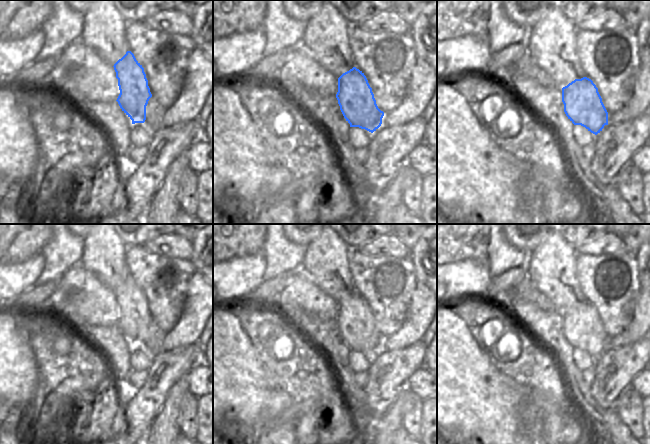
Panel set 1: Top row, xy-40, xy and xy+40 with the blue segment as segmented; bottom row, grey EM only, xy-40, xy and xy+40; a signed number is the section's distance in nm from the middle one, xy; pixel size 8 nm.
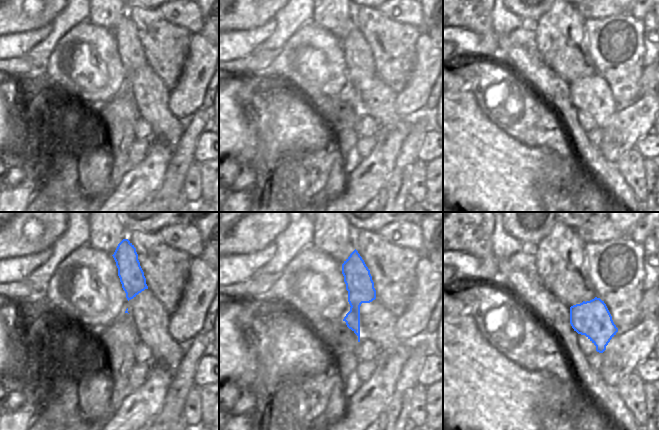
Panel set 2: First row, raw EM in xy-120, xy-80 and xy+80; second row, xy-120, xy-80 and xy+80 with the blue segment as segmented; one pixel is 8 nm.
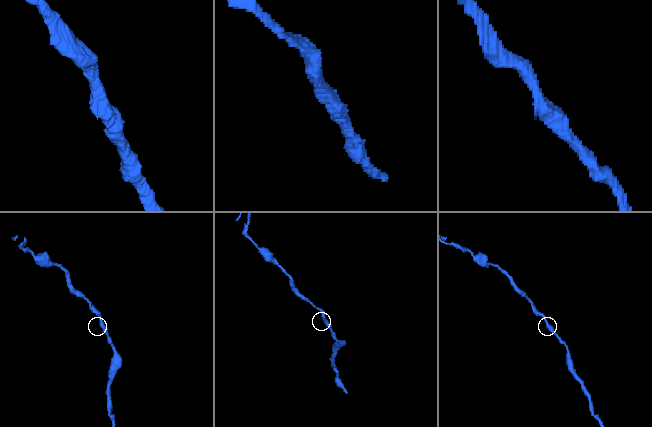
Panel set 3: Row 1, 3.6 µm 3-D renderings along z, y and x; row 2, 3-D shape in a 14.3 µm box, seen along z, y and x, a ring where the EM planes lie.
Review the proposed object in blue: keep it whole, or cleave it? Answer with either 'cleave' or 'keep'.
keep

